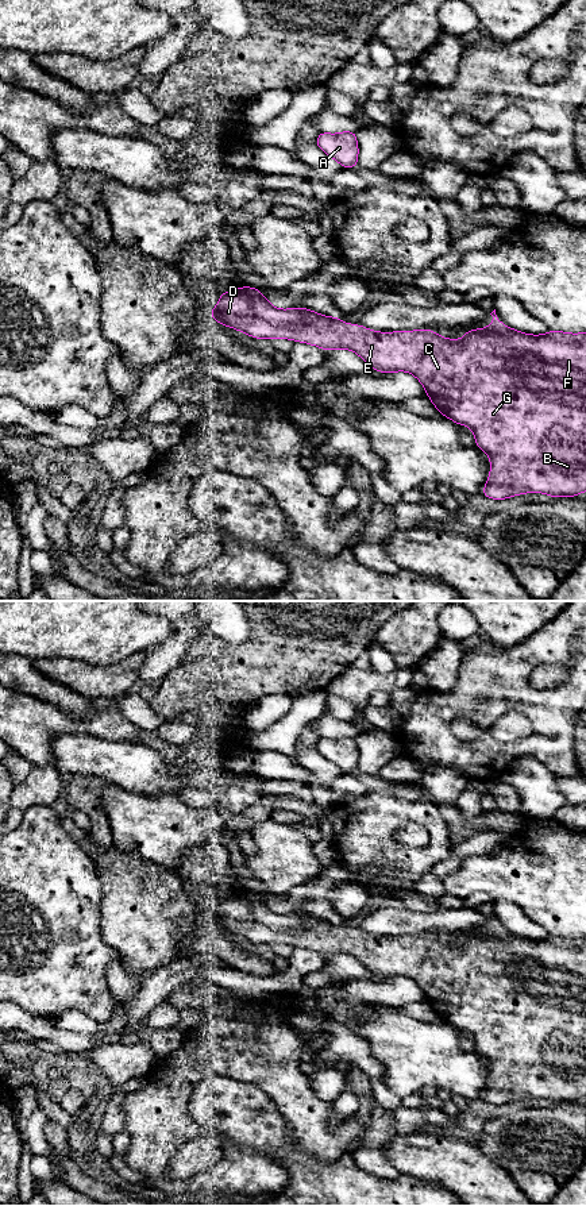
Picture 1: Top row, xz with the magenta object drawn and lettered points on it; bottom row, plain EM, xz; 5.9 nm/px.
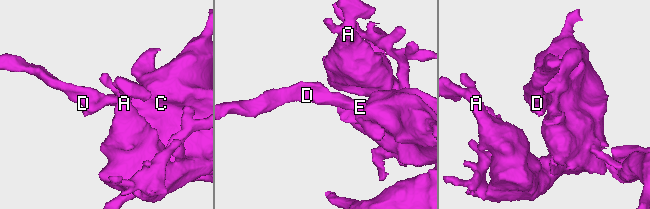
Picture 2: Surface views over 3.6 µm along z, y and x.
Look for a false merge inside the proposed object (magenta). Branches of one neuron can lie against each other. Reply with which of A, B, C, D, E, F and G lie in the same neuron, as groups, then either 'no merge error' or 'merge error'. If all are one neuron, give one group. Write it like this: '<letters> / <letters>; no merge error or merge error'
A B C D E F G; no merge error

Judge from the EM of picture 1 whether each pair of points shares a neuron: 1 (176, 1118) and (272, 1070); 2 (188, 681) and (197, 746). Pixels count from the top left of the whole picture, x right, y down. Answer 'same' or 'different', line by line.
1: same
2: same

